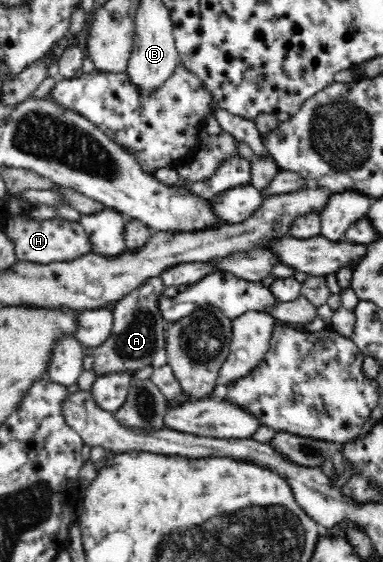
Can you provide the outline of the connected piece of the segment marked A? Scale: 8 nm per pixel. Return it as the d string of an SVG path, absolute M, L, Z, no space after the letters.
M160 276L148 278L122 300L112 304L113 328L110 336L100 346L93 347L93 371L96 376L107 373L137 372L152 364L156 352L164 350L166 339L163 319L158 314L157 299L165 287Z

